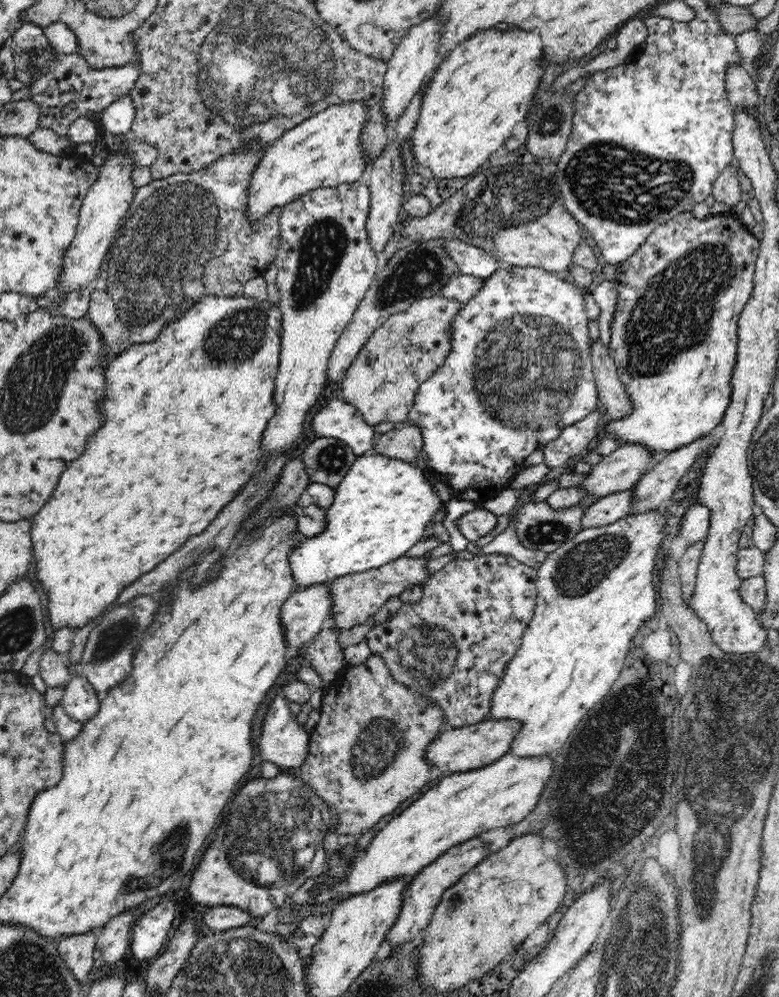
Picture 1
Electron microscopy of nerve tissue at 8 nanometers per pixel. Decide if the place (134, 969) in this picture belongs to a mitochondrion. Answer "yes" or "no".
no

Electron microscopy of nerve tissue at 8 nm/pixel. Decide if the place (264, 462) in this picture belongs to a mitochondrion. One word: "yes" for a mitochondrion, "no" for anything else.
no

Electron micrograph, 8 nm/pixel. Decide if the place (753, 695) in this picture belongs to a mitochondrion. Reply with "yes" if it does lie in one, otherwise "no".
yes

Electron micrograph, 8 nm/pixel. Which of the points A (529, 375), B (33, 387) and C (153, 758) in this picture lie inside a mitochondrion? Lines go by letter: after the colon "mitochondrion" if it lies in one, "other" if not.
A: mitochondrion
B: mitochondrion
C: other

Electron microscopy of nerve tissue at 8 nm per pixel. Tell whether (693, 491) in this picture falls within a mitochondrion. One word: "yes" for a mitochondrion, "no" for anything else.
no

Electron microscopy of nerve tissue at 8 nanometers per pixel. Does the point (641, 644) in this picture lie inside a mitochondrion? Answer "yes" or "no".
no

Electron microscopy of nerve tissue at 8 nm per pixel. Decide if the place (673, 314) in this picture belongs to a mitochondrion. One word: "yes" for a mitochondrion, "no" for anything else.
yes

